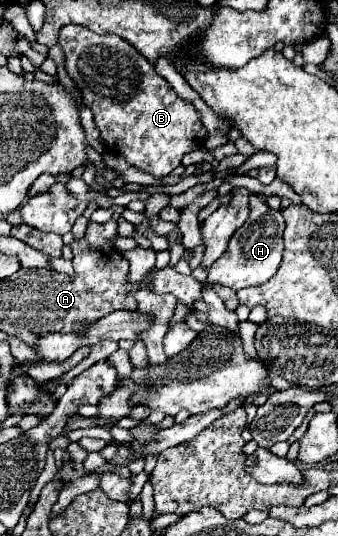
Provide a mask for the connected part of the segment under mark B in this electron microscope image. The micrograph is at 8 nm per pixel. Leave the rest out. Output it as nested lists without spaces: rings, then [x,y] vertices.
[[[64,25],[58,33],[58,45],[66,55],[68,75],[80,89],[84,105],[94,113],[106,149],[122,155],[128,165],[164,177],[180,165],[186,153],[204,145],[208,131],[194,105],[180,99],[170,83],[154,71],[154,65],[140,57],[128,41],[92,33],[82,25]]]

